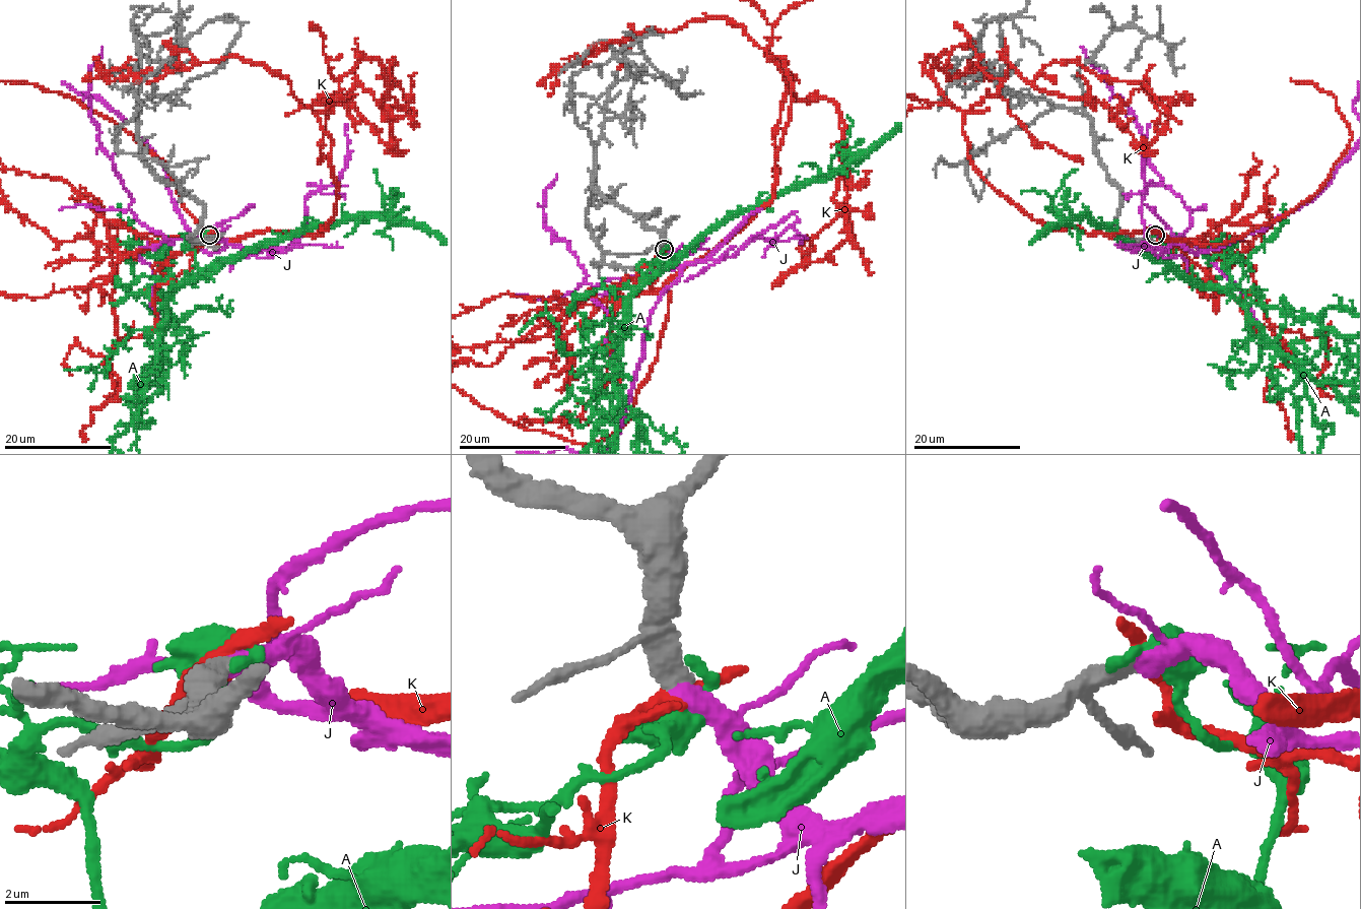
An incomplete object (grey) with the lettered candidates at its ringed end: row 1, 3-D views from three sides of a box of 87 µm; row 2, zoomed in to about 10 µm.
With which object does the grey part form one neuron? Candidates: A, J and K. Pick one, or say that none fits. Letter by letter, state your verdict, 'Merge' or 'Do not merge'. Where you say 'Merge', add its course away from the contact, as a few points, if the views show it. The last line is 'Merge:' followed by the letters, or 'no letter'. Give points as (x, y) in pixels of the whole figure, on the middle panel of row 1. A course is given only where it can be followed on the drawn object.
A: Do not merge
J: Merge
K: Do not merge
Merge: J

